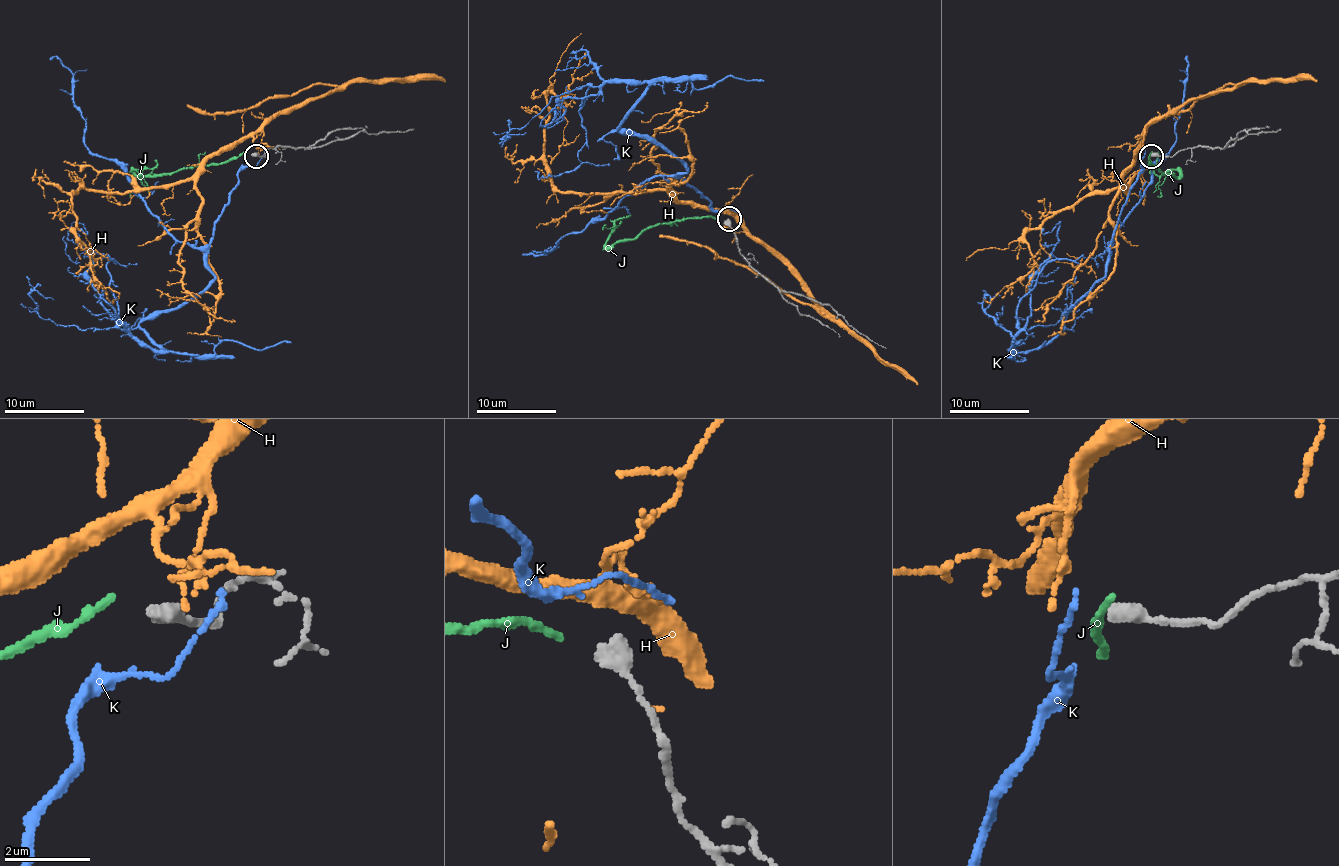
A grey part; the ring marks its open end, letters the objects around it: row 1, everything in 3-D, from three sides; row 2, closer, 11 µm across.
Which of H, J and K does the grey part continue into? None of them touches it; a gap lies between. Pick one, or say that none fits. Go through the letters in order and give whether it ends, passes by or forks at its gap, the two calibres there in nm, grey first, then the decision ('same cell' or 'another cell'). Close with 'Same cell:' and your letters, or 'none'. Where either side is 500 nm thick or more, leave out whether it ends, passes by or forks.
H: it ends; calibres 460 and 100 nm; another cell
J: it ends; calibres 460 and 170 nm; another cell
K: it ends; calibres 460 and 150 nm; same cell
Same cell: K

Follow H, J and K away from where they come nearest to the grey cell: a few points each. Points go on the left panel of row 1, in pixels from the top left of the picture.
H: (258, 153), (262, 137), (246, 135), (185, 179), (123, 193), (81, 187), (71, 197), (99, 286), (117, 300)
J: (246, 151), (219, 163), (161, 175), (135, 173), (133, 169), (139, 175), (155, 165), (155, 159)
K: (262, 155), (215, 224), (213, 278), (139, 324), (173, 352), (119, 326), (113, 260), (73, 262), (65, 236)

